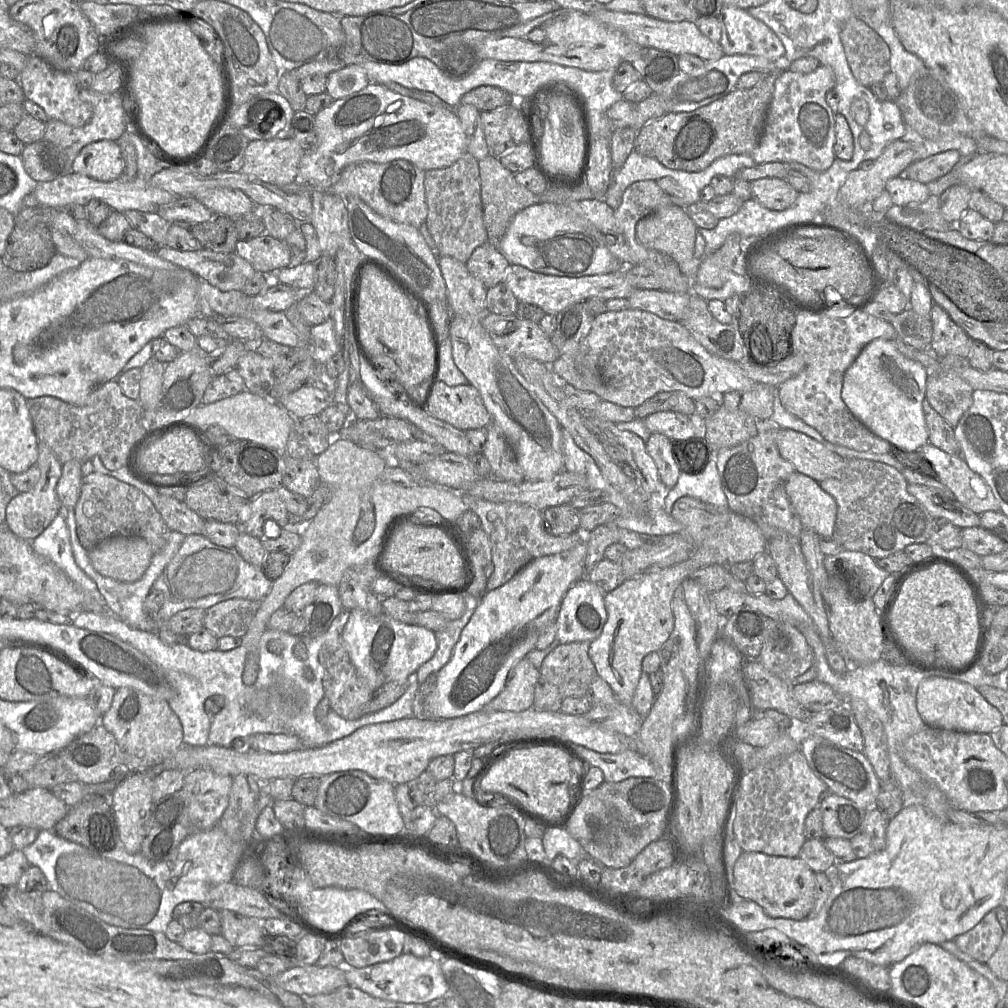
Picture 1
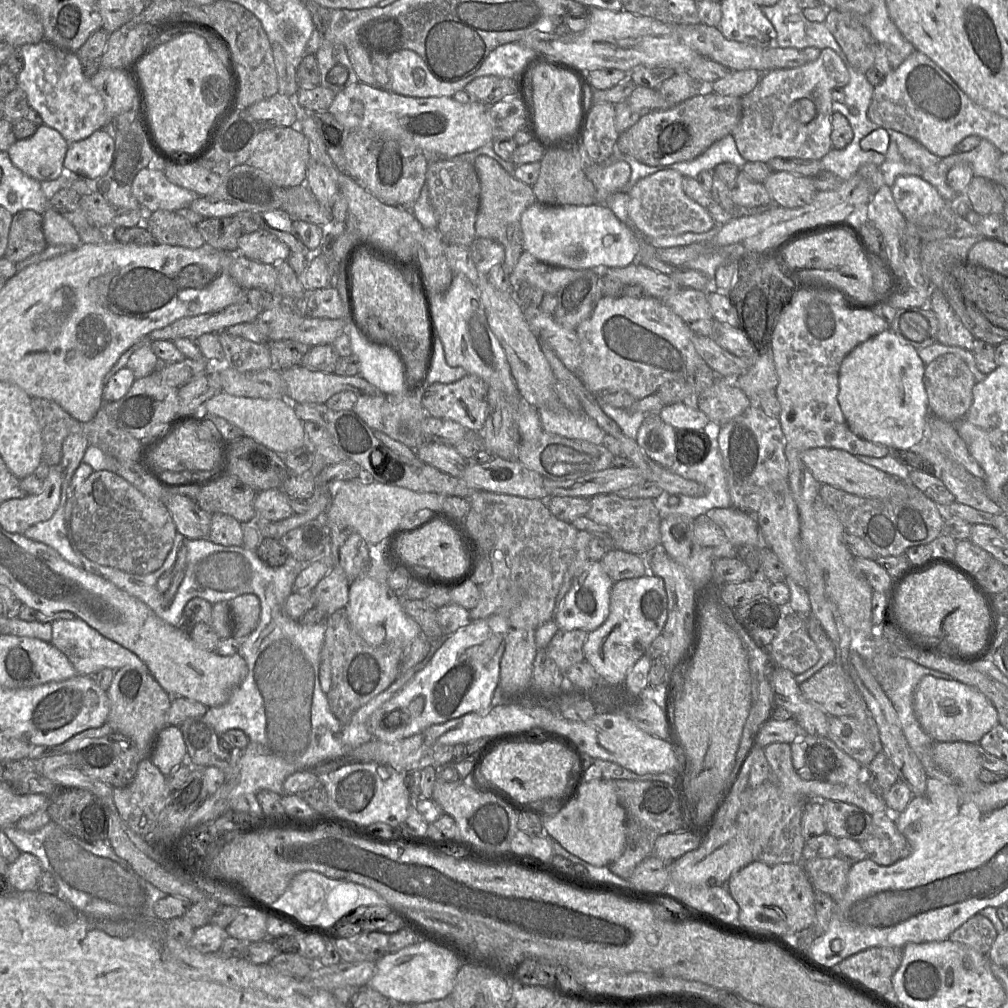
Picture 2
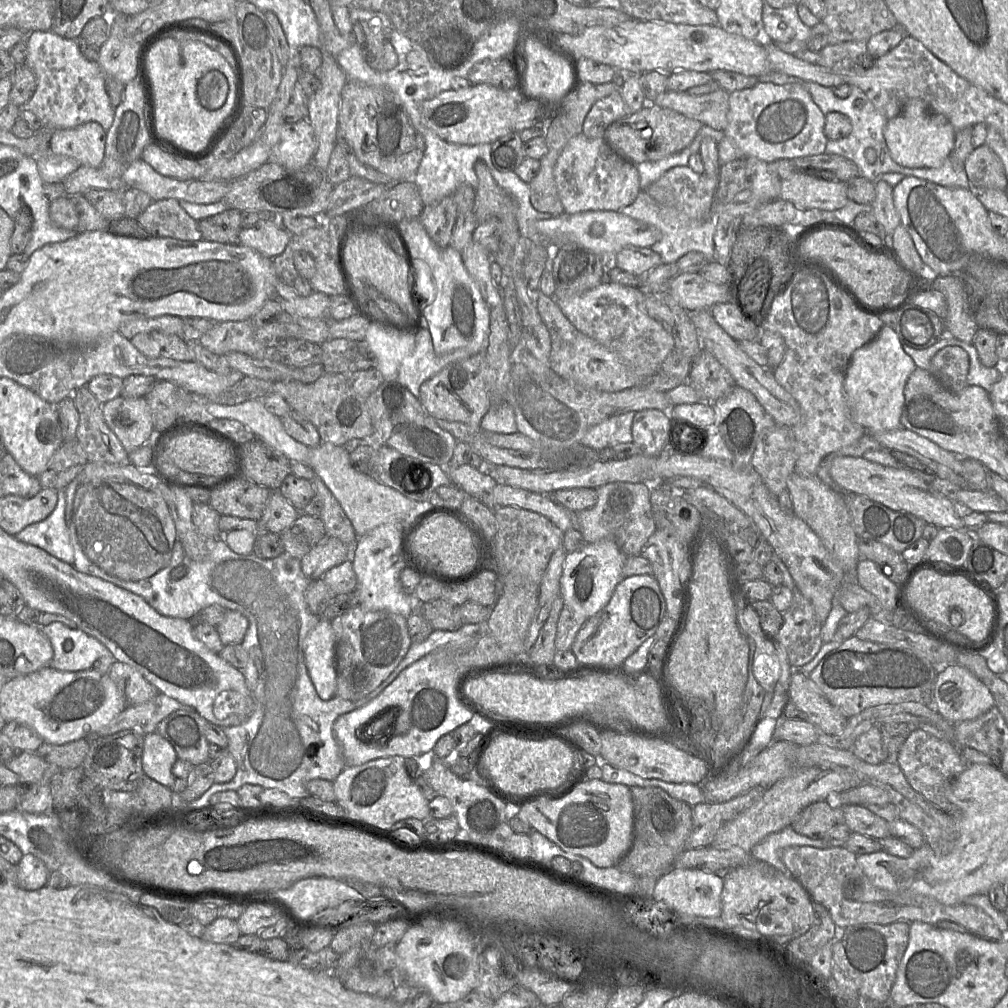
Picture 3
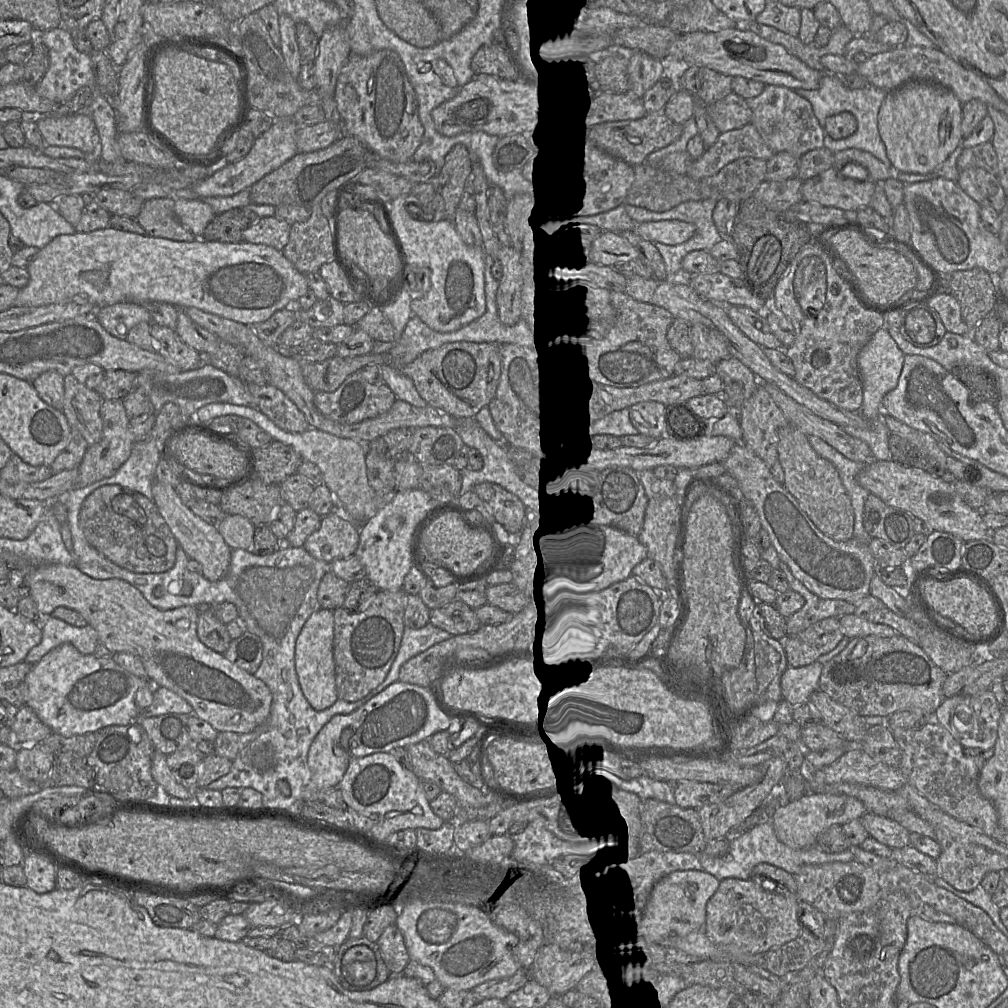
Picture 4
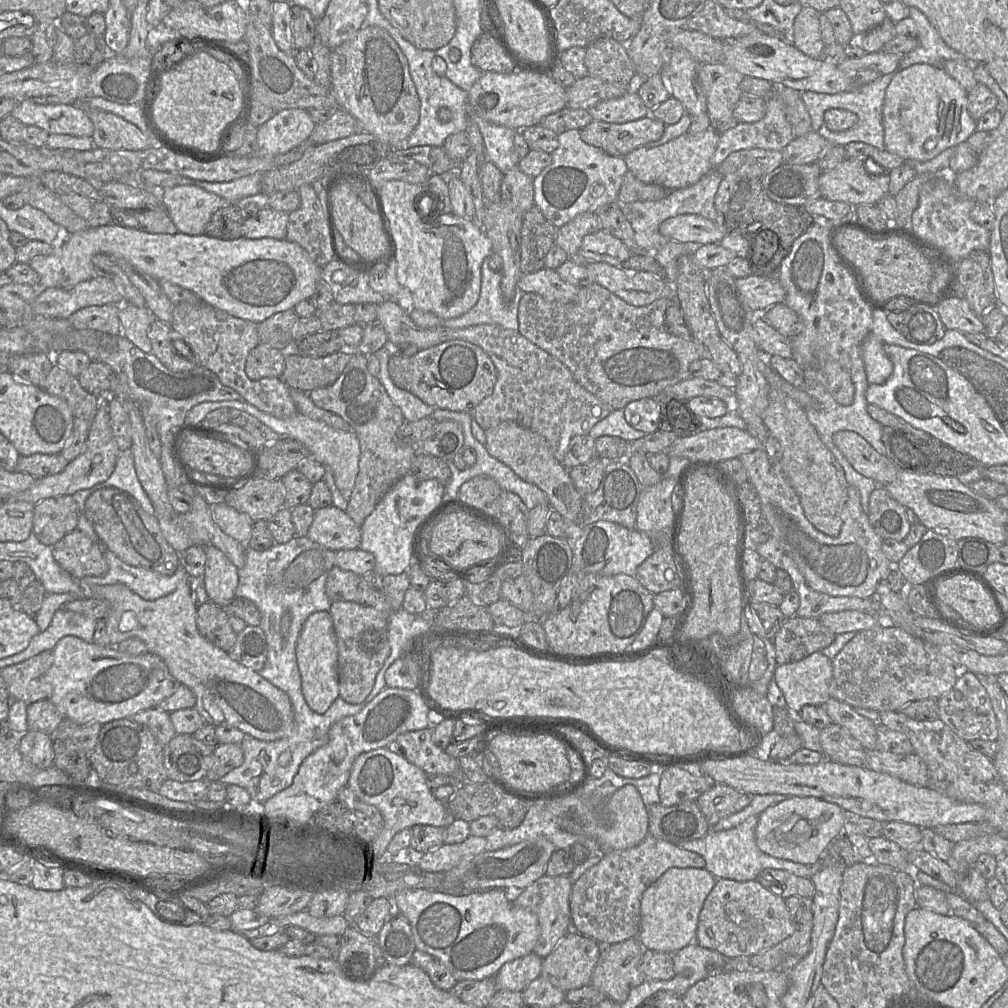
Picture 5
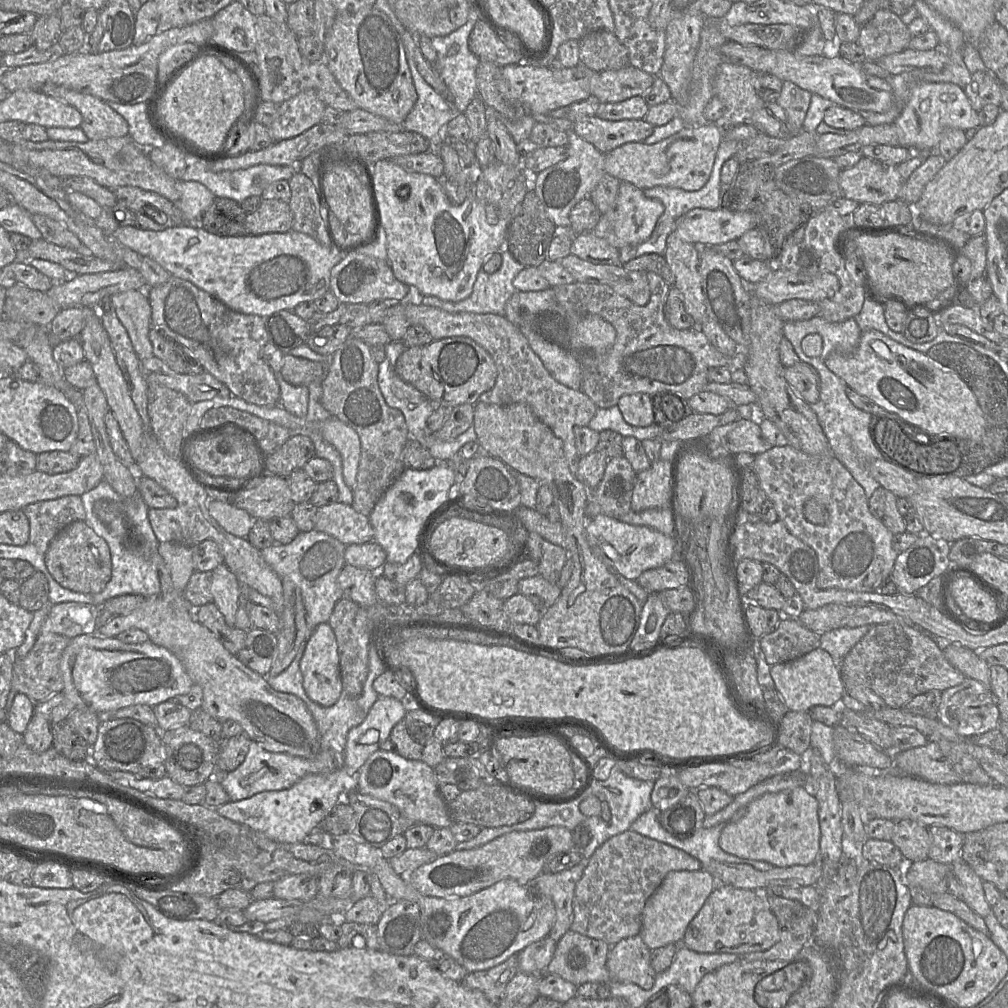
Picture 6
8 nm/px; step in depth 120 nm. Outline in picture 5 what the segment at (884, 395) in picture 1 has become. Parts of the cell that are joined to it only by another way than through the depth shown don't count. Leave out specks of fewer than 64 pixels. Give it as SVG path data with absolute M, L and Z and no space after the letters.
M870 334L862 344L862 358L868 385L883 384L893 373L893 363L884 351L885 343Z

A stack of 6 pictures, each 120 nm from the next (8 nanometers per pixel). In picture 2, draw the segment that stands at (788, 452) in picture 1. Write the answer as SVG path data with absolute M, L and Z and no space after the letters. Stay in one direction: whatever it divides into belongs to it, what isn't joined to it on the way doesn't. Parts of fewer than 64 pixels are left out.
M811 448L804 450L801 459L820 484L829 484L848 493L865 498L886 498L897 491L899 483L907 483L873 466L858 460L850 453L835 448Z

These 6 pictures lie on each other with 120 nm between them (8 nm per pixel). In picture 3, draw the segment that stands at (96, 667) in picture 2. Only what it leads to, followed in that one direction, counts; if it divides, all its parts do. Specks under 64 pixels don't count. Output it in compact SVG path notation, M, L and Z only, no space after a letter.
M61 622L41 627L53 648L50 666L60 671L81 671L93 668L95 661L112 655L99 640L80 629L71 629Z

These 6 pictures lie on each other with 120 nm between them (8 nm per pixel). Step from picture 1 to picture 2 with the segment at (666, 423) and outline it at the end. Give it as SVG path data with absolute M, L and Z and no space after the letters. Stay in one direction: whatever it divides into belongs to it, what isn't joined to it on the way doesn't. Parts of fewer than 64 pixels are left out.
M685 403L665 405L658 412L658 415L663 422L671 425L676 430L704 430L709 423L709 418L706 414Z

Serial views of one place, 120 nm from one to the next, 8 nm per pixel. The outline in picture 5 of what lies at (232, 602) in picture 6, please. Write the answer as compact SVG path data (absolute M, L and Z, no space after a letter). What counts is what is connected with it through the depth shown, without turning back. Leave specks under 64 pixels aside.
M205 546L206 563L201 578L209 600L219 607L230 604L236 597L238 568L214 546Z

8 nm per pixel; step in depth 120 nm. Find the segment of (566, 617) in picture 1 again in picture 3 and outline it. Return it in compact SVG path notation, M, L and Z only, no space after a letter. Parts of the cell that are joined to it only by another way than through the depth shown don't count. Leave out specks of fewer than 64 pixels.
M611 540L586 544L581 550L567 553L561 577L561 596L564 604L575 611L580 611L586 618L594 616L609 603L616 586L623 579L622 569L627 557Z

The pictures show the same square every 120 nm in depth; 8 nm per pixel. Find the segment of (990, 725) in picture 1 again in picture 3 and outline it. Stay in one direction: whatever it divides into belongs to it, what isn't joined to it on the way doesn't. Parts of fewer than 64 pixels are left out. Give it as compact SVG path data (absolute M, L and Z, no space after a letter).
M959 666L940 670L934 683L933 699L934 709L952 724L973 720L996 706L985 684Z

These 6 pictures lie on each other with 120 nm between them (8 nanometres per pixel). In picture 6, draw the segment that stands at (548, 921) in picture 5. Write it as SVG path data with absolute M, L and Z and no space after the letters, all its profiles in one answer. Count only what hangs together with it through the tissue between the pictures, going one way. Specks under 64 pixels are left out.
M583 858L570 869L557 873L542 872L530 884L538 894L550 898L554 904L556 917L548 936L556 942L570 930L575 887L588 863L589 859Z

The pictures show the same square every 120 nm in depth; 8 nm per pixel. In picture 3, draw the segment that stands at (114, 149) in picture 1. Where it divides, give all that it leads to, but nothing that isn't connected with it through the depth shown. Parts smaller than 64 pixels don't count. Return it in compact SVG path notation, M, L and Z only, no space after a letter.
M87 122L71 129L50 133L53 154L75 159L81 165L99 168L105 156L107 132L97 122Z

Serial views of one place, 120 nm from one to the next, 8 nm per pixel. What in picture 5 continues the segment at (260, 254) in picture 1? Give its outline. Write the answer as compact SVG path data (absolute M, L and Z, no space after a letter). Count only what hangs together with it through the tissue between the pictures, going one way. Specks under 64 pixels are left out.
M263 208L245 220L242 235L248 239L286 239L289 213Z

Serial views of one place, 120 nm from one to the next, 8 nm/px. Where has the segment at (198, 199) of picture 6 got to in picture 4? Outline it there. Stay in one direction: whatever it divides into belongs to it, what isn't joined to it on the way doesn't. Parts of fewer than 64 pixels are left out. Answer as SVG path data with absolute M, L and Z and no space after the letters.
M184 198L174 200L174 211L179 222L196 238L202 238L205 227L215 216L209 204Z

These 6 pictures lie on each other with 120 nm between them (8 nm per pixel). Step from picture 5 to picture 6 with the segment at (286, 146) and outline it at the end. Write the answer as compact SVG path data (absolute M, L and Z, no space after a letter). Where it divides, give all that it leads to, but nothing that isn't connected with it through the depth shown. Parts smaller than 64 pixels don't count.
M312 89L301 91L279 104L277 116L267 127L274 142L296 137L322 122L326 105Z

